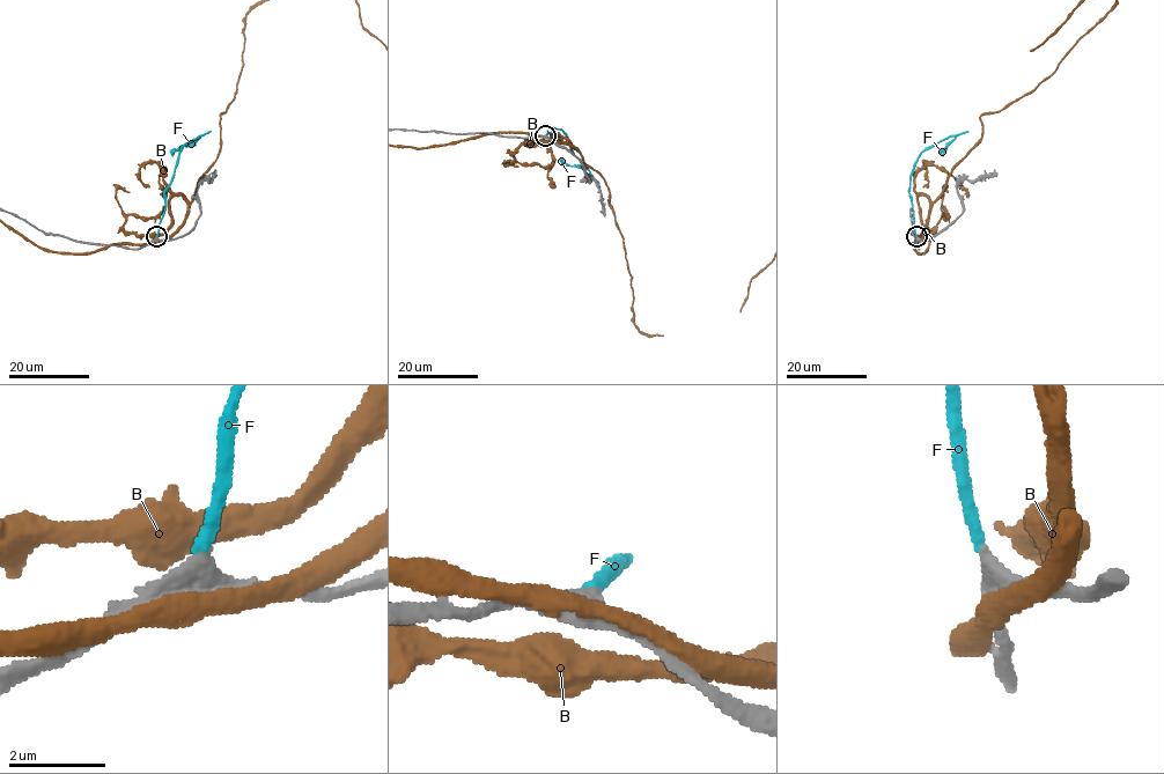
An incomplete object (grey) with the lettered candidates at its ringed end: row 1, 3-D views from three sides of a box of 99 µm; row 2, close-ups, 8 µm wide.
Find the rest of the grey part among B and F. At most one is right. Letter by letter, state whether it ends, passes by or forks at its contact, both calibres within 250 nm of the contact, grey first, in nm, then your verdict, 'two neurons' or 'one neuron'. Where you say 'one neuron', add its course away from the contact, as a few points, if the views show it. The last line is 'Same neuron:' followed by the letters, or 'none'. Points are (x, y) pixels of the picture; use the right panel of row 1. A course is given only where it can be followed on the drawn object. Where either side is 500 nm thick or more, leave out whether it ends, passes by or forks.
B: it passes by; 420 nm thick on the grey side, 360 nm on the other; two neurons
F: it ends there; 360 nm thick on the grey side, 240 nm on the other; one neuron; it runs (916, 237), (908, 190), (914, 162), (926, 149), (953, 137), (941, 154)
Same neuron: F

